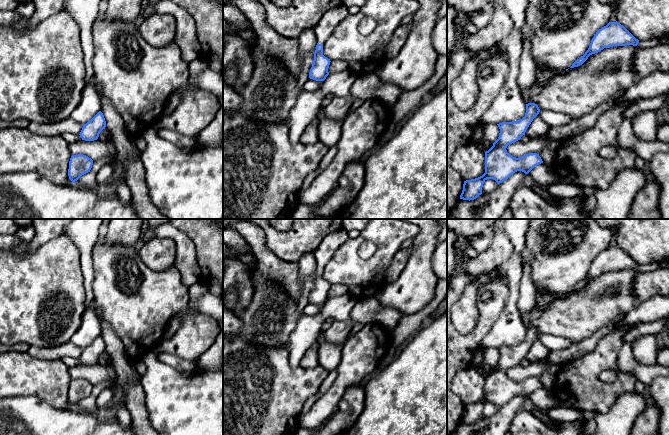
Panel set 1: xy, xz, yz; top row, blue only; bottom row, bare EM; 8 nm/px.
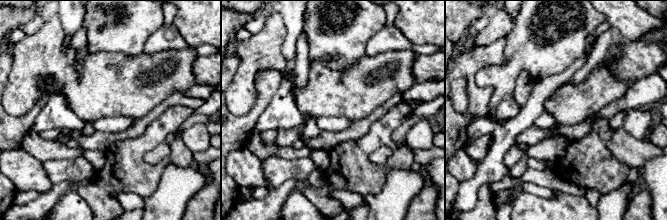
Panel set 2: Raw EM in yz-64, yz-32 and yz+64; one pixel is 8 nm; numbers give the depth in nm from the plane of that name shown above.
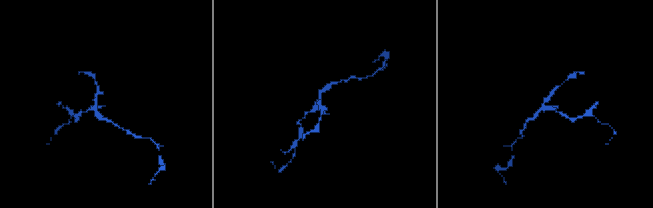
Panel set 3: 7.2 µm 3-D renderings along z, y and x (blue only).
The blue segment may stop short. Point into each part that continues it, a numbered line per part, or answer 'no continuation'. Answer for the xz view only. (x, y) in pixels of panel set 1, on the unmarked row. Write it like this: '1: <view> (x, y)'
1: xz (331, 243)

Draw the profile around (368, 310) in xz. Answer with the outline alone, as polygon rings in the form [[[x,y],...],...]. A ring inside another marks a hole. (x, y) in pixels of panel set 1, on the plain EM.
[[[375,297],[357,300],[351,310],[350,320],[348,322],[334,321],[323,332],[322,337],[328,343],[341,345],[345,343],[351,329],[358,323],[366,325],[375,322],[388,330],[394,330],[403,316],[402,312],[383,305]]]

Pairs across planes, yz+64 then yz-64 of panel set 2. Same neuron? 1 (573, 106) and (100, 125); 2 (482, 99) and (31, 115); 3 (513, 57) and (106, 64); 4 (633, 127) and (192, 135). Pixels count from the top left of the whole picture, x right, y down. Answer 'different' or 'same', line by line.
1: different
2: same
3: different
4: same

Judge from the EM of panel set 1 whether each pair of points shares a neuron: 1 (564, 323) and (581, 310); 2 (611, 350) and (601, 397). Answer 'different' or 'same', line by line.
1: same
2: same

